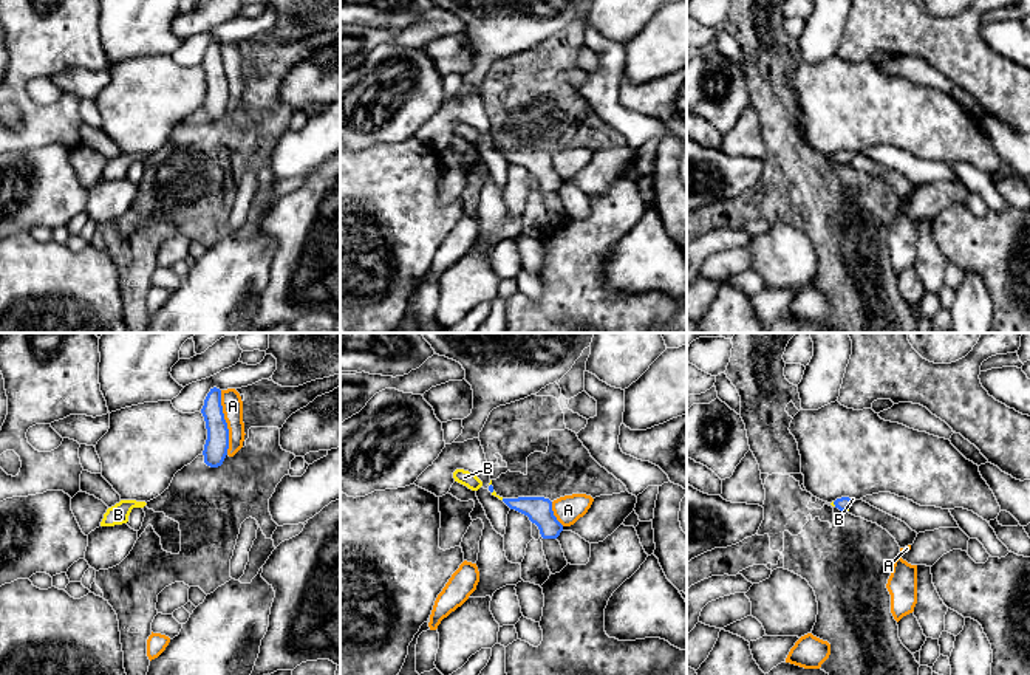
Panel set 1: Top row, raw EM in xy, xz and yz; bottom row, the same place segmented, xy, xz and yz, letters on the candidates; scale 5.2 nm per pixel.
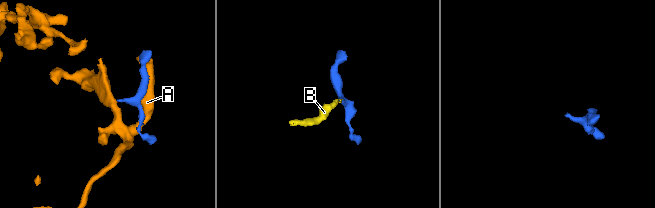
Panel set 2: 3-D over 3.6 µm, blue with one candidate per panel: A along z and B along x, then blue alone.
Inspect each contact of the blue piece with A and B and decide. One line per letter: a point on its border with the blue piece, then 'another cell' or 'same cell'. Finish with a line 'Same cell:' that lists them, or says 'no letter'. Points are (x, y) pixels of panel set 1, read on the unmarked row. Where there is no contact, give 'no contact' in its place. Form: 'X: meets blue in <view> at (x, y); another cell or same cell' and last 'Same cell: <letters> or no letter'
A: meets blue in xy at (226, 76); another cell
B: meets blue in yz at (834, 157); same cell
Same cell: B

